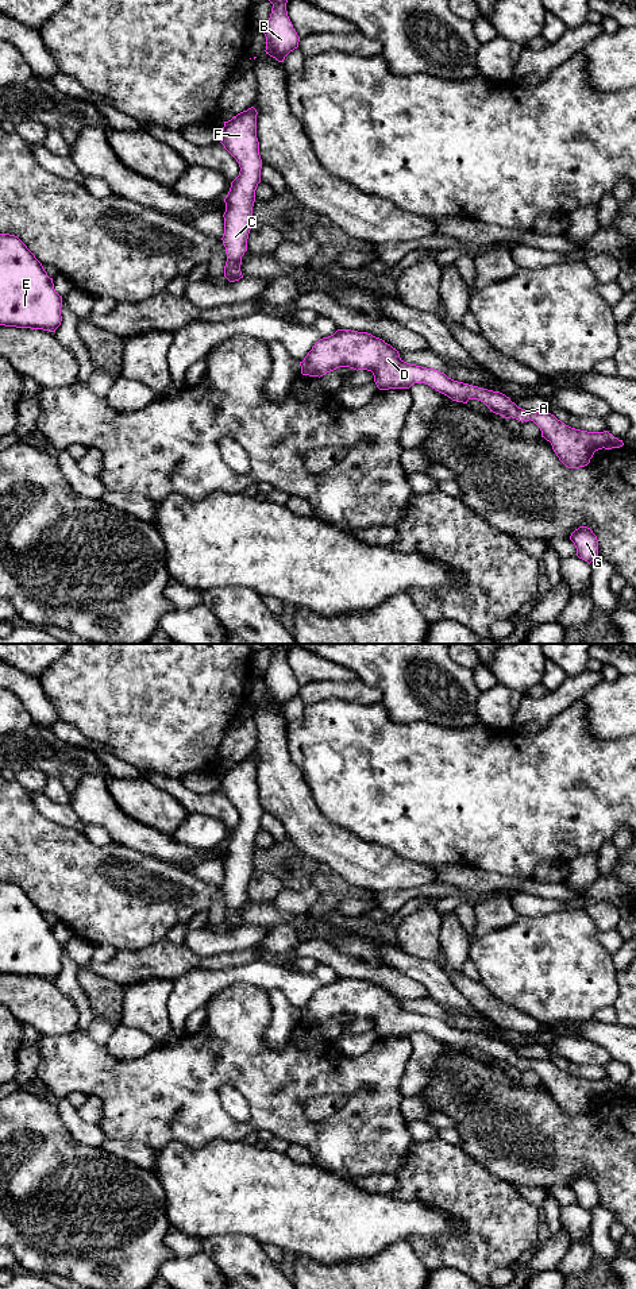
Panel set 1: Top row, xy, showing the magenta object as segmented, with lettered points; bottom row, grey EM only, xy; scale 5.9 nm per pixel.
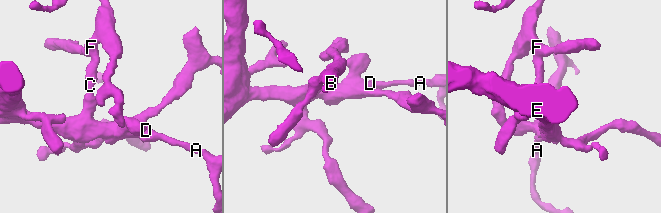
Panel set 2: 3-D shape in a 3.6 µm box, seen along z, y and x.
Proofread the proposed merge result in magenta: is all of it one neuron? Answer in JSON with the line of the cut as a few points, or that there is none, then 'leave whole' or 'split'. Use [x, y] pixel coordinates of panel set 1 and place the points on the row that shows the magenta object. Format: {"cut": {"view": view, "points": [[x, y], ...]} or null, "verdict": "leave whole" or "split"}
{"cut": null, "verdict": "leave whole"}

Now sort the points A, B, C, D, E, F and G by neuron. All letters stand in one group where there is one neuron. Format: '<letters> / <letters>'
A B C D E F G

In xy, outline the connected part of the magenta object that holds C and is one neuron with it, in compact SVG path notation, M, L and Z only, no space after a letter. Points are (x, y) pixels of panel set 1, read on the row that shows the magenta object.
M251 107L224 121L221 131L220 143L240 167L239 175L231 182L230 192L224 198L224 235L221 240L227 254L224 277L230 282L243 278L242 256L247 251L248 234L255 223L253 207L262 169L257 138L257 115L257 109Z

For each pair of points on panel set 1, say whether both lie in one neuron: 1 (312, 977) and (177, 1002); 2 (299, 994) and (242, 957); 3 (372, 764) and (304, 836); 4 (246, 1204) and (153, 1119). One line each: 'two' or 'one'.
1: one
2: two
3: two
4: two

